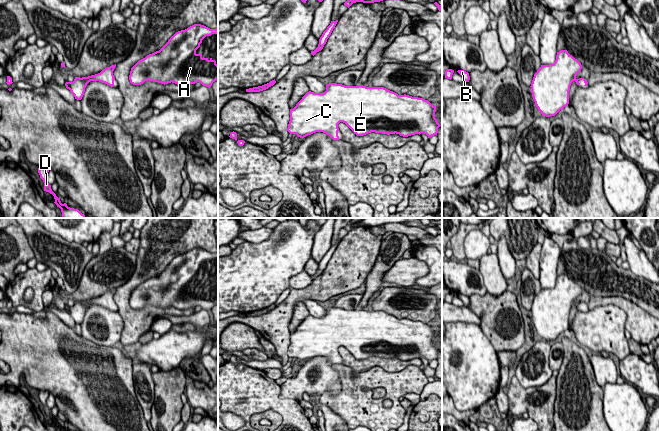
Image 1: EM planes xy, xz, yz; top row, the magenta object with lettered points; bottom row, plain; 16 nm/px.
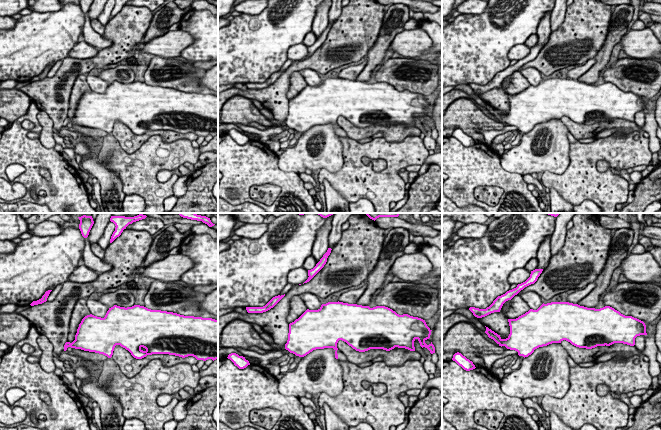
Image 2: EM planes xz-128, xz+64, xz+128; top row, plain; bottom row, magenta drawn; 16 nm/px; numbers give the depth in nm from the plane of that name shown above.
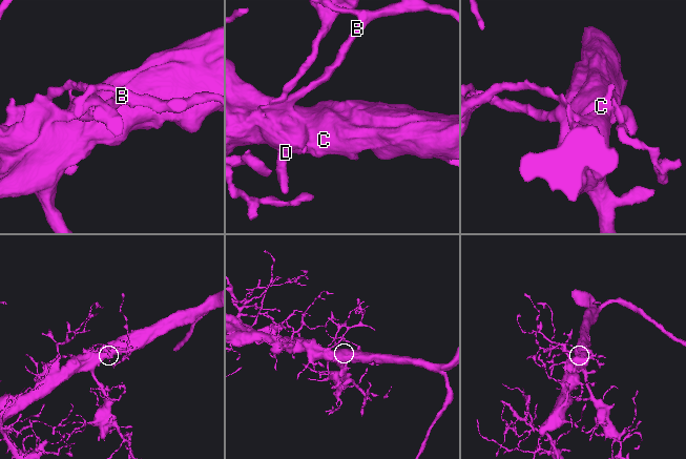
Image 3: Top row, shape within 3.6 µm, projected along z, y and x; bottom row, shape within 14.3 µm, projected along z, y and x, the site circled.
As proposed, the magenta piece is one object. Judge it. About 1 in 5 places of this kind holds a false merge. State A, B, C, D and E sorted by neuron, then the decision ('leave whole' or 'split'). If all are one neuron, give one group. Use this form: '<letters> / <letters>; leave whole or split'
A B C D E; leave whole

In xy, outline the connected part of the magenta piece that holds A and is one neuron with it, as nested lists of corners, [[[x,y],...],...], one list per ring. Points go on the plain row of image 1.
[[[201,248],[176,256],[159,275],[147,279],[131,292],[130,307],[141,309],[149,304],[184,310],[200,306],[211,311],[218,304],[218,289],[196,274],[202,264],[212,258],[218,258],[218,252],[210,253]]]

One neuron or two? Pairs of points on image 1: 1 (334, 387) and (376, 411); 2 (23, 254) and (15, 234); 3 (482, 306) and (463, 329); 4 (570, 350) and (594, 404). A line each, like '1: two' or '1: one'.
1: two
2: one
3: two
4: one

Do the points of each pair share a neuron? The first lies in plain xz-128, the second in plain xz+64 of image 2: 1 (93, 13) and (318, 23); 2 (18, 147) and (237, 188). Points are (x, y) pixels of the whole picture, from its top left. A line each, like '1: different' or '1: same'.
1: same
2: same

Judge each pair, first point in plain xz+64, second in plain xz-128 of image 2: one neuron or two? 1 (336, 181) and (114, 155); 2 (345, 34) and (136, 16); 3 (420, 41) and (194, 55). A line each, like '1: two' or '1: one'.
1: one
2: one
3: two

